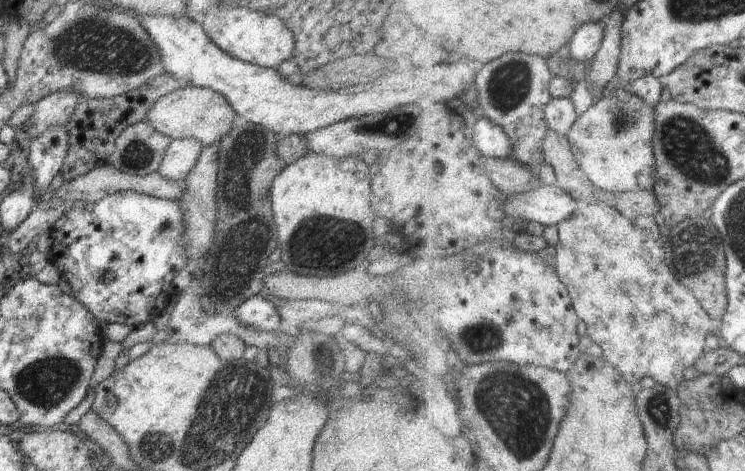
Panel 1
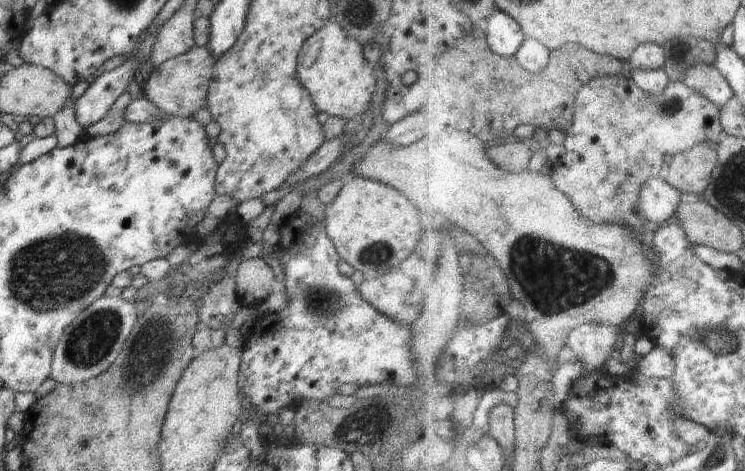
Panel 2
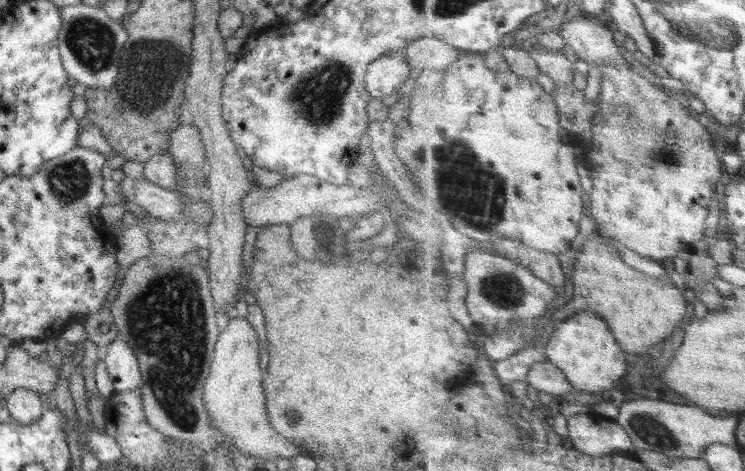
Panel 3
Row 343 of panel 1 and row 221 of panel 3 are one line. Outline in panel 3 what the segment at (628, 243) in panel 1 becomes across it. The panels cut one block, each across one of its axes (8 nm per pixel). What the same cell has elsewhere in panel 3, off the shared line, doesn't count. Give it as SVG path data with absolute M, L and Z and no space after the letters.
M581 16L573 19L566 19L563 26L558 29L566 44L570 46L576 53L578 60L586 61L590 68L600 68L603 73L601 82L601 98L599 112L597 112L596 125L593 126L593 131L587 136L591 141L591 147L588 150L588 158L586 164L588 168L594 173L594 190L590 195L591 214L598 223L598 228L594 228L593 234L599 234L606 242L612 245L622 243L628 248L635 250L642 254L642 256L656 259L657 261L666 260L666 258L678 259L678 252L680 250L688 250L690 246L700 244L704 239L707 230L708 216L710 216L710 206L714 202L714 194L717 194L717 186L721 179L725 176L725 172L729 167L729 163L724 162L723 156L720 156L721 149L718 148L716 138L712 132L707 128L707 122L702 118L695 118L694 113L687 107L686 103L675 93L663 88L661 85L654 85L651 80L644 78L640 72L636 72L632 68L632 64L624 58L624 48L616 44L616 38L612 28L610 28L602 19L592 18L590 16Z

